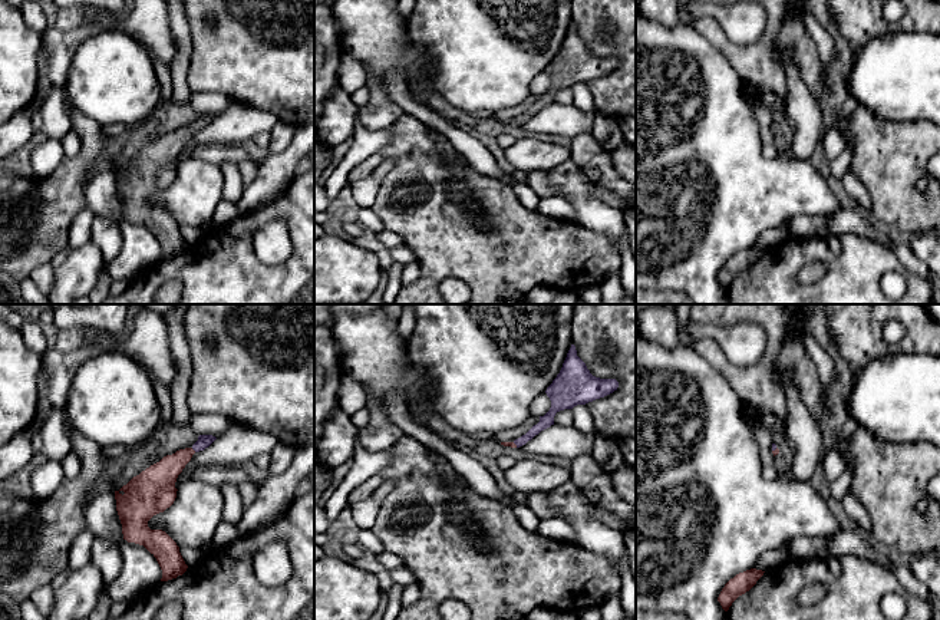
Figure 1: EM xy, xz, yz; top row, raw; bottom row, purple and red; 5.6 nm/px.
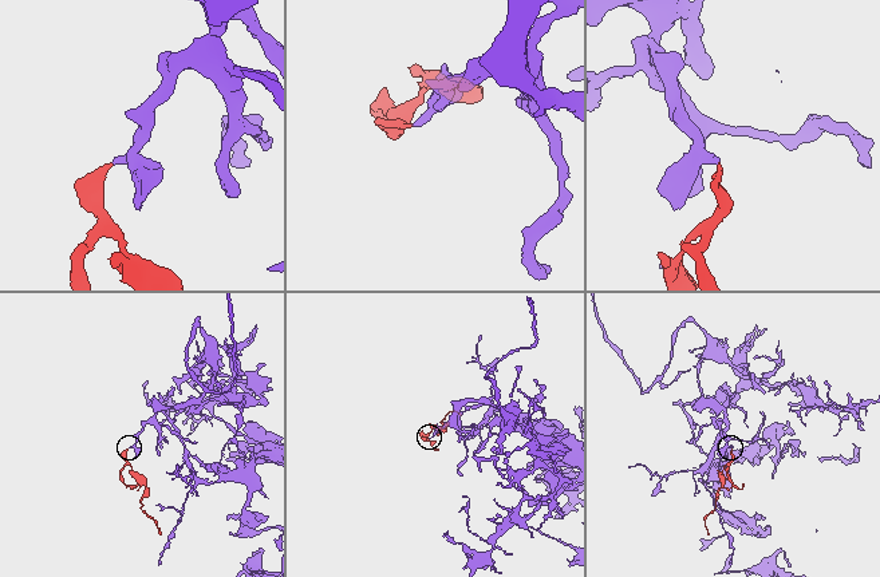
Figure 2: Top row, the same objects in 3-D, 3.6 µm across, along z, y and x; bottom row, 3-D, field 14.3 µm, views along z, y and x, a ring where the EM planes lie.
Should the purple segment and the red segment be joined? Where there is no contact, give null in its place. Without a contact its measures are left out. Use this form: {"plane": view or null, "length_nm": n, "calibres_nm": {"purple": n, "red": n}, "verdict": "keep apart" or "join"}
{"plane": "xy", "length_nm": 40, "calibres_nm": {"purple": 80, "red": 180}, "verdict": "join"}

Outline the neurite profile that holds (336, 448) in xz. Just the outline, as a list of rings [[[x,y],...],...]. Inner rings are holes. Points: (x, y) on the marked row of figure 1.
[[[342,409],[329,421],[320,442],[320,461],[334,469],[353,456],[359,429]]]

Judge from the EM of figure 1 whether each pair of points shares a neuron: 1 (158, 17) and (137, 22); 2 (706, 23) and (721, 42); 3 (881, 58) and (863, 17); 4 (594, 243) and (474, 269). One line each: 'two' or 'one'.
1: one
2: one
3: two
4: one

